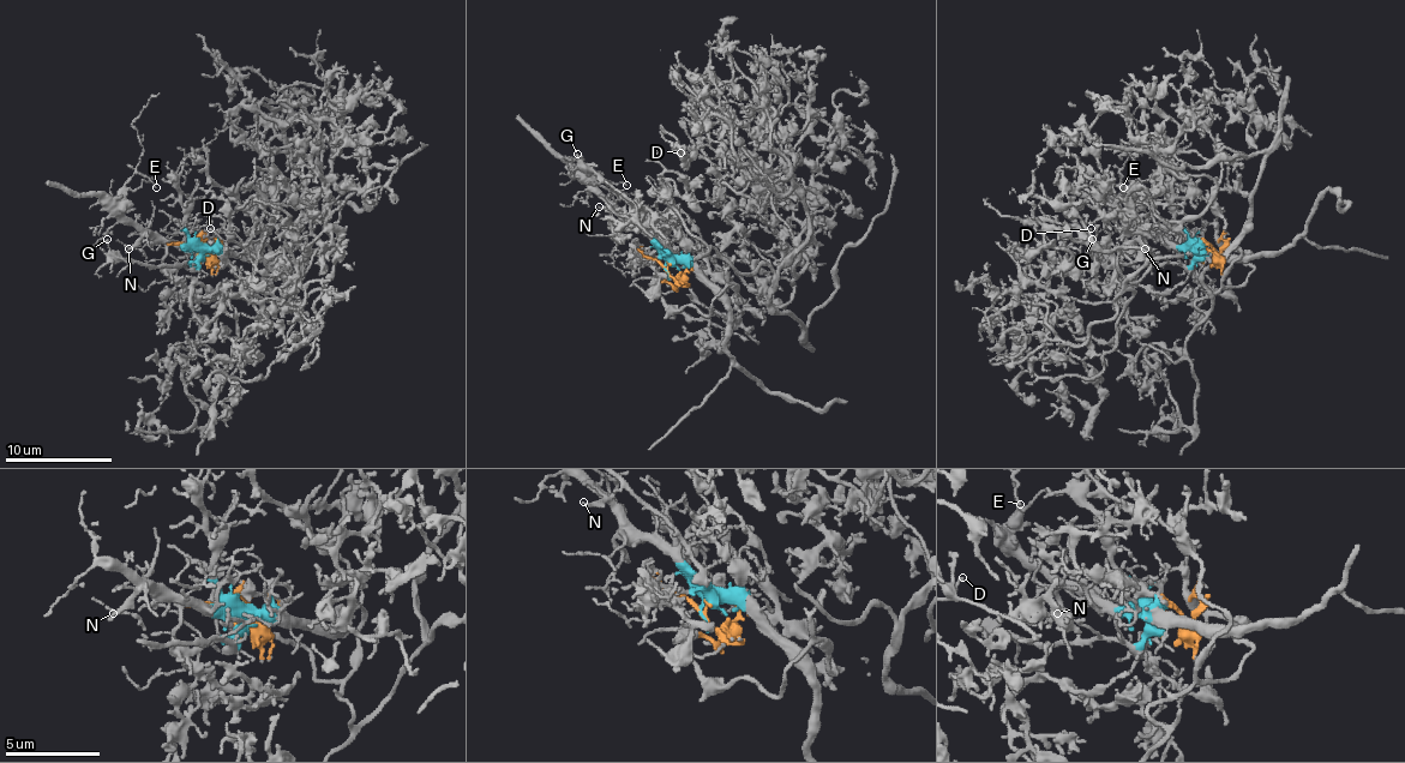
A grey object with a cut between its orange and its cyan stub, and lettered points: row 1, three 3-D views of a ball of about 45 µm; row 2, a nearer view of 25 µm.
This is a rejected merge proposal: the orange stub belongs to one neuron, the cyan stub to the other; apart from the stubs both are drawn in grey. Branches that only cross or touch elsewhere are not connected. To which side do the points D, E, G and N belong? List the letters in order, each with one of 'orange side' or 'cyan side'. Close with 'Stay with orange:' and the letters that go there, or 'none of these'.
D: orange side
E: cyan side
G: cyan side
N: cyan side
Stay with orange: D

